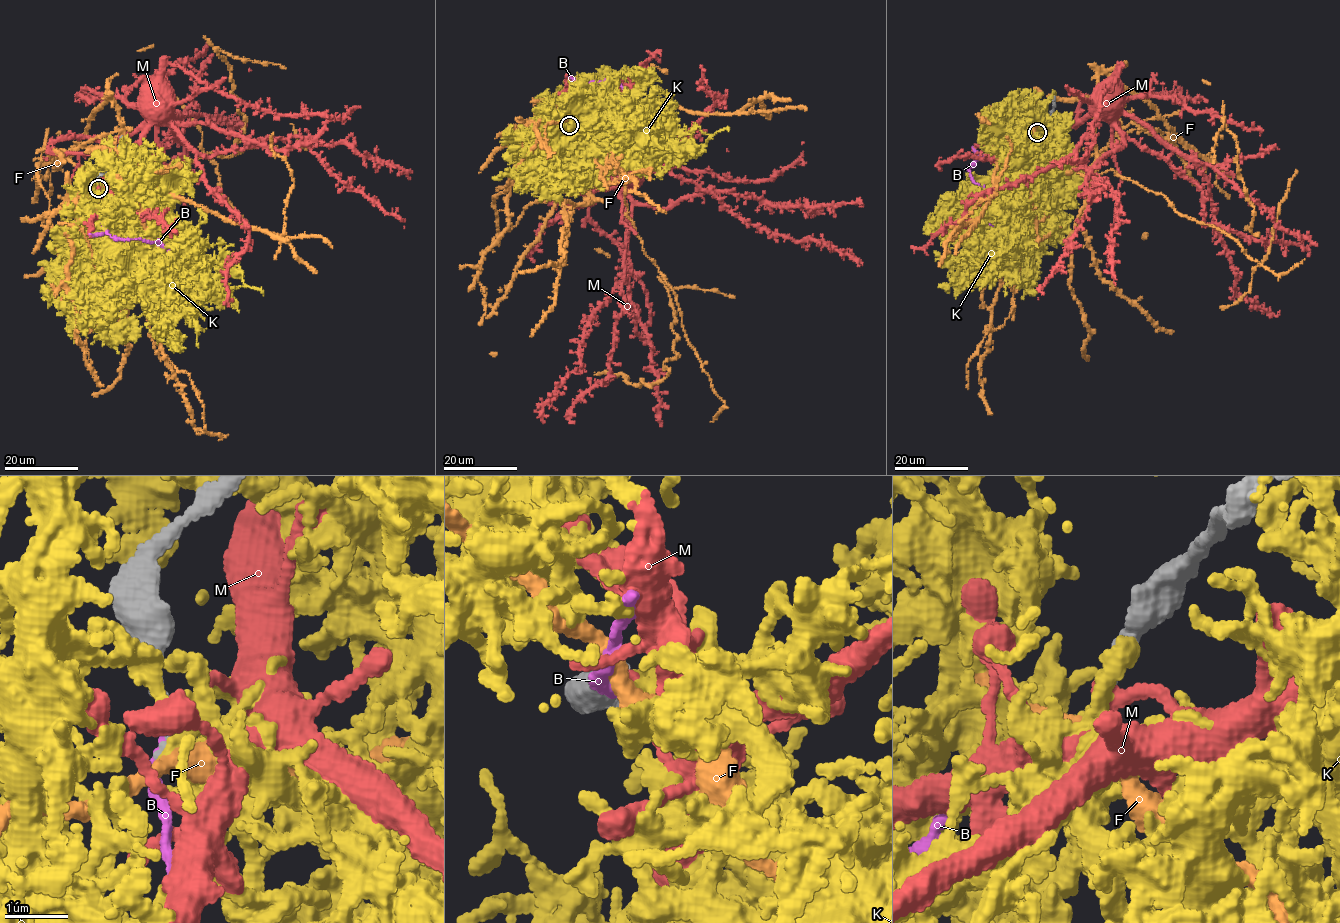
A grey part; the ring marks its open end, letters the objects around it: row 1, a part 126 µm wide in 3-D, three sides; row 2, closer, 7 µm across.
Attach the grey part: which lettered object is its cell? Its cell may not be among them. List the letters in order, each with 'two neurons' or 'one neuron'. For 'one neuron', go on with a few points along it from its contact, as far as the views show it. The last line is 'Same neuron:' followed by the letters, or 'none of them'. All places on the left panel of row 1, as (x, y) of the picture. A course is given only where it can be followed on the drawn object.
B: two neurons
F: two neurons
K: two neurons
M: two neurons
Same neuron: none of them

